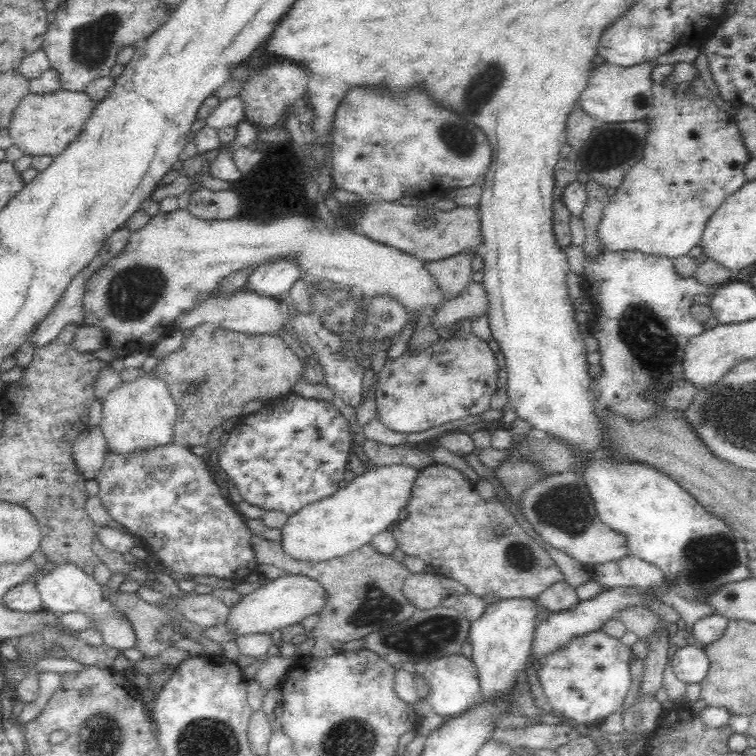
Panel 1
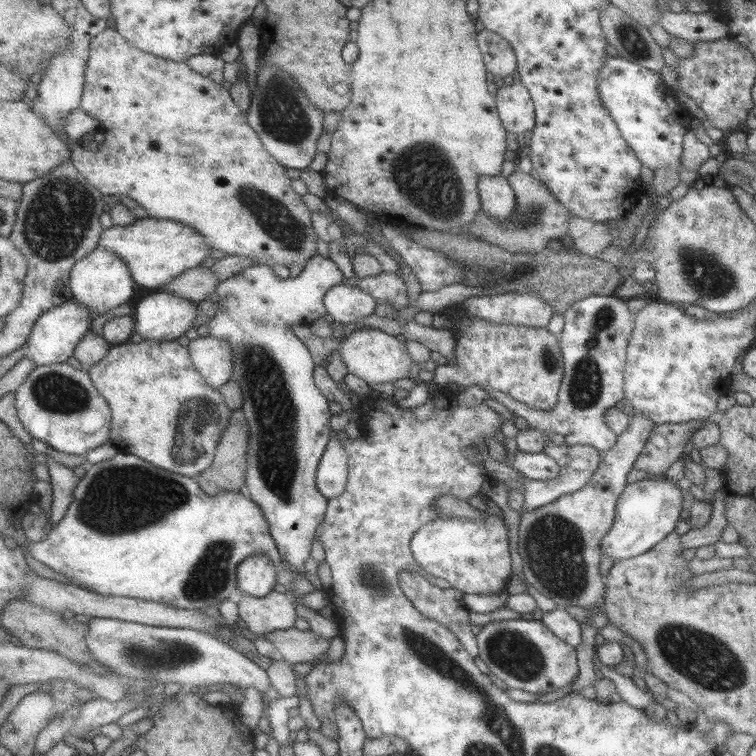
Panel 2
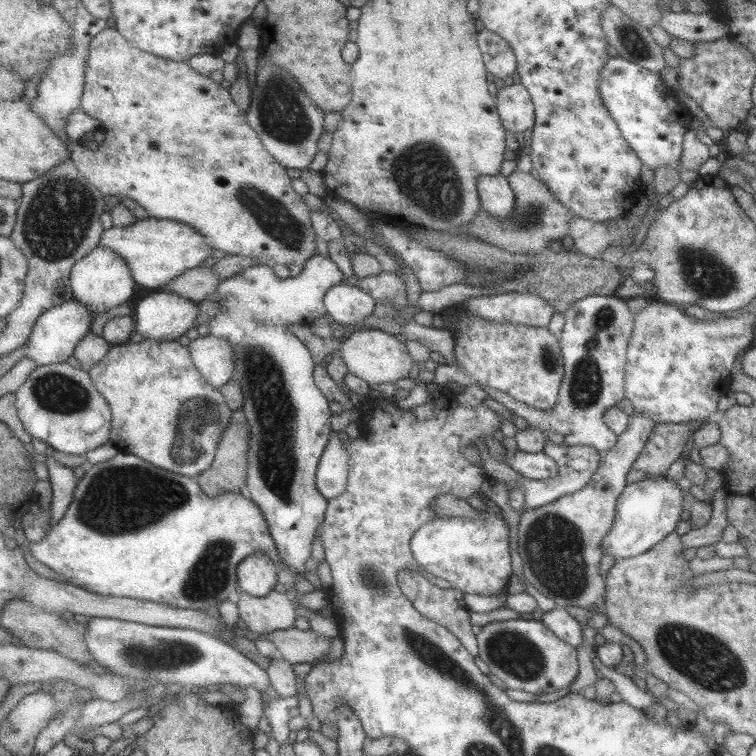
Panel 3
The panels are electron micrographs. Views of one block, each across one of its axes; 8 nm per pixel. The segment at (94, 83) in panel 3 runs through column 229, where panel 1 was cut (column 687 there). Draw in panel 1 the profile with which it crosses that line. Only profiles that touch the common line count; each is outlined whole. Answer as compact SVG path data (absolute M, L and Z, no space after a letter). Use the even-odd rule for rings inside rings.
M654 84L652 92L650 114L644 118L648 125L648 136L642 160L625 172L624 182L604 207L598 226L598 240L600 252L638 250L673 260L688 255L694 246L699 246L712 213L726 198L747 184L744 167L751 160L751 155L744 145L735 119L721 109L714 95L702 97L684 91L683 87L668 89L660 84Z

